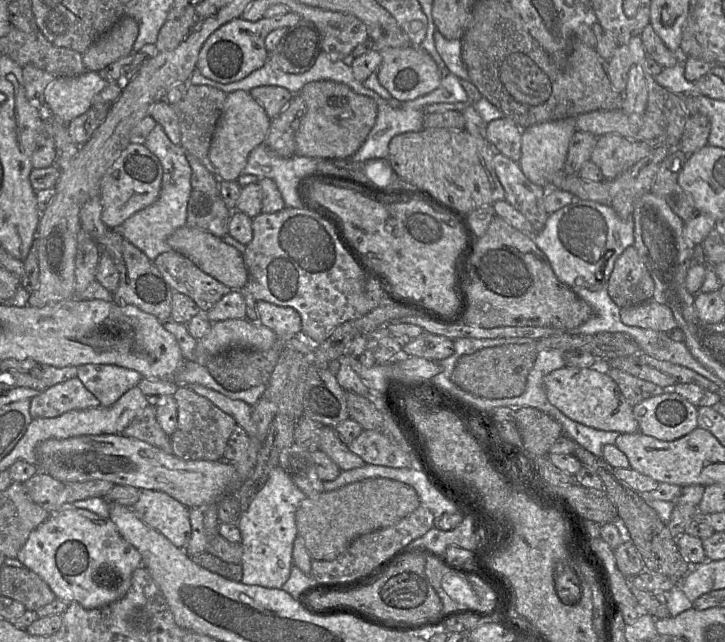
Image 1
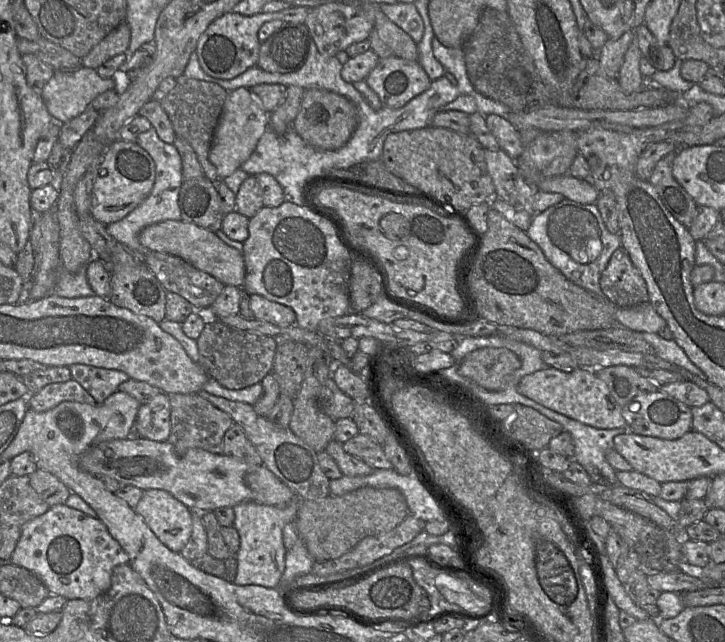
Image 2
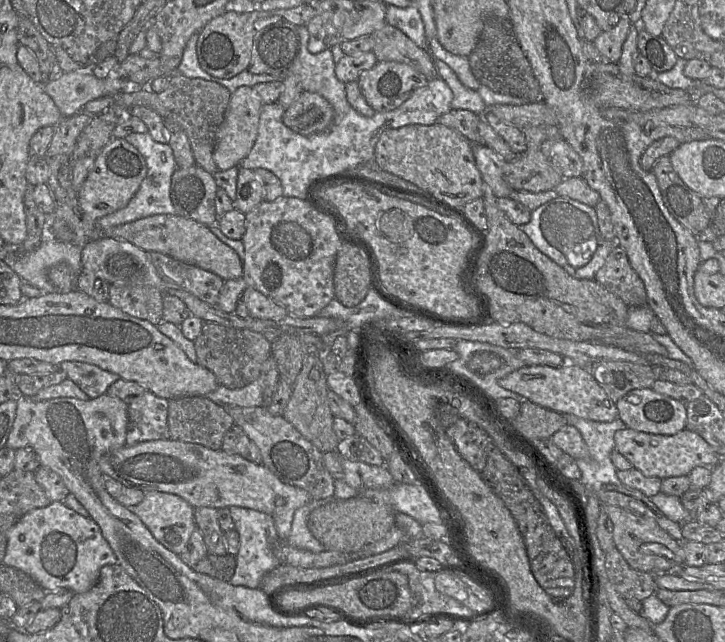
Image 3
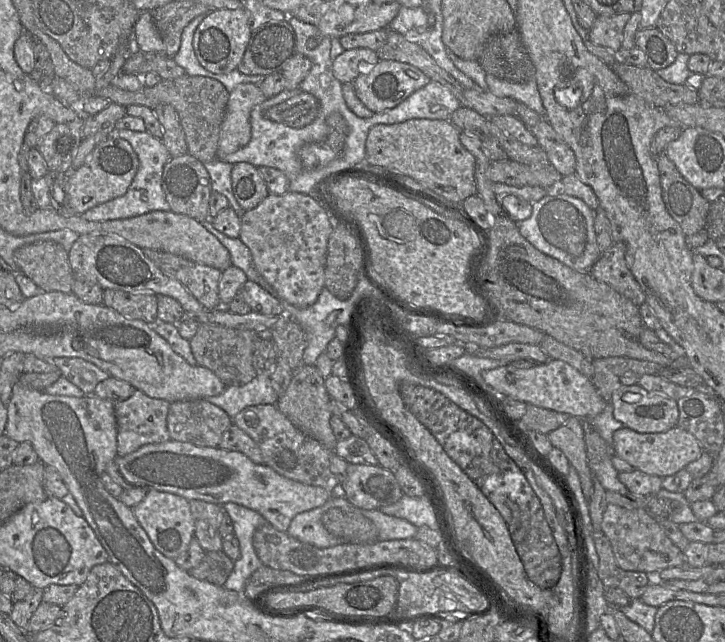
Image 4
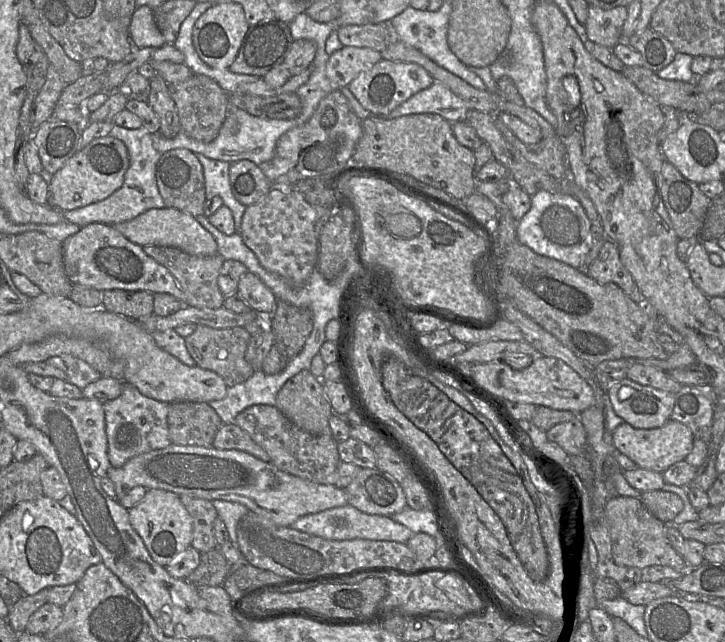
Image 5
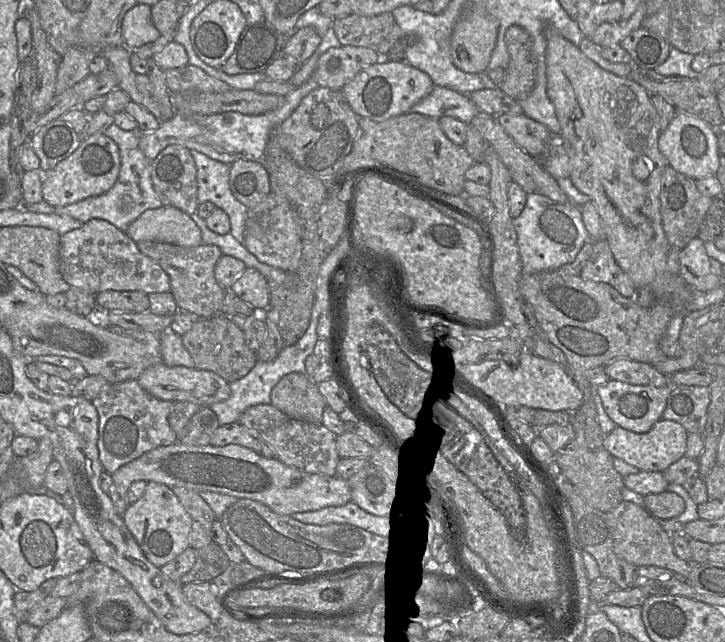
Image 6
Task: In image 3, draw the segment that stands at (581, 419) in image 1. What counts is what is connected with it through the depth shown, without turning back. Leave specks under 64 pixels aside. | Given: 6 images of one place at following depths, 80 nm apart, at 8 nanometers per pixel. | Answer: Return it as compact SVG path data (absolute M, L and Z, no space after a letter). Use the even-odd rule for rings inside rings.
M567 363L560 367L526 365L498 380L504 389L515 392L543 408L597 422L611 422L618 417L616 403L597 383L588 368Z

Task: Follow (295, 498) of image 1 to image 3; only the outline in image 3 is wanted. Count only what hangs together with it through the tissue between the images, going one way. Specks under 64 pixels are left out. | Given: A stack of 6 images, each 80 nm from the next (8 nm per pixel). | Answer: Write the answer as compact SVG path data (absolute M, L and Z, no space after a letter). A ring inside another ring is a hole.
M230 506L229 510L240 537L240 548L235 556L236 569L229 582L234 586L260 588L263 577L280 565L275 556L275 544L279 537L274 520L272 516L254 509Z

